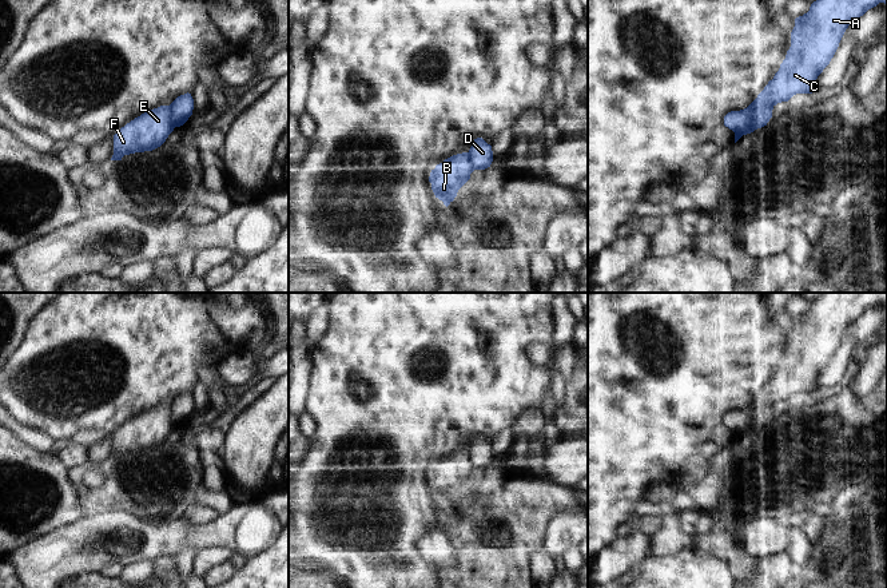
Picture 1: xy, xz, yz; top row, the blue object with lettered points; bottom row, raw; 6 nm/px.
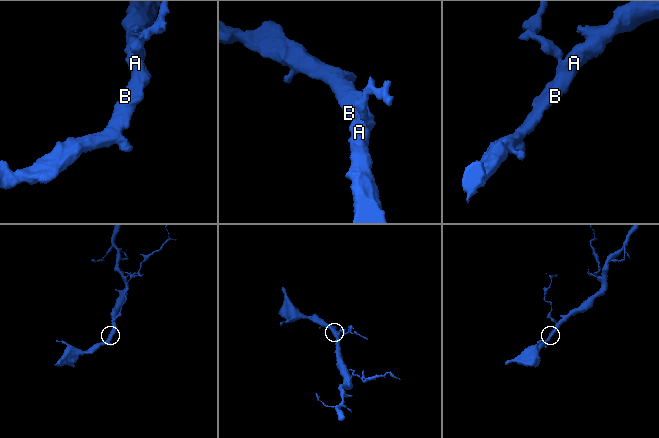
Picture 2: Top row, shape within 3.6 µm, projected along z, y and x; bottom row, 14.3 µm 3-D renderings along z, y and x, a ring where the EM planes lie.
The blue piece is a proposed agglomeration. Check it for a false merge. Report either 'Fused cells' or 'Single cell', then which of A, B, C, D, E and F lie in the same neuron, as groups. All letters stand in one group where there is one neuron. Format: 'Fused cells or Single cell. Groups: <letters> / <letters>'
Fused cells. Groups: A B C E F / D.

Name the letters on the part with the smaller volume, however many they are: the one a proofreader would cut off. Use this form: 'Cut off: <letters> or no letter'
Cut off: D.

